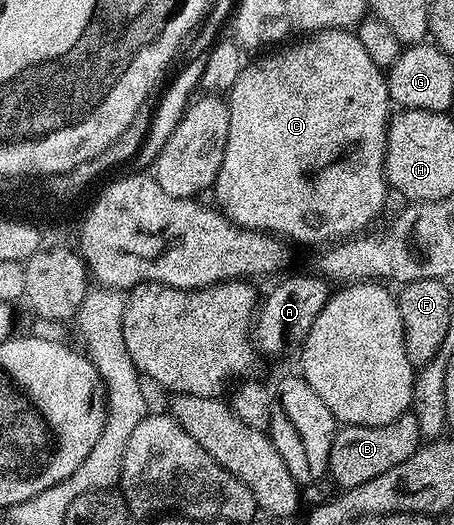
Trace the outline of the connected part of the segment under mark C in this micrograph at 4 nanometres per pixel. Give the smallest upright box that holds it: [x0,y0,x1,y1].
[213,29,393,246]

